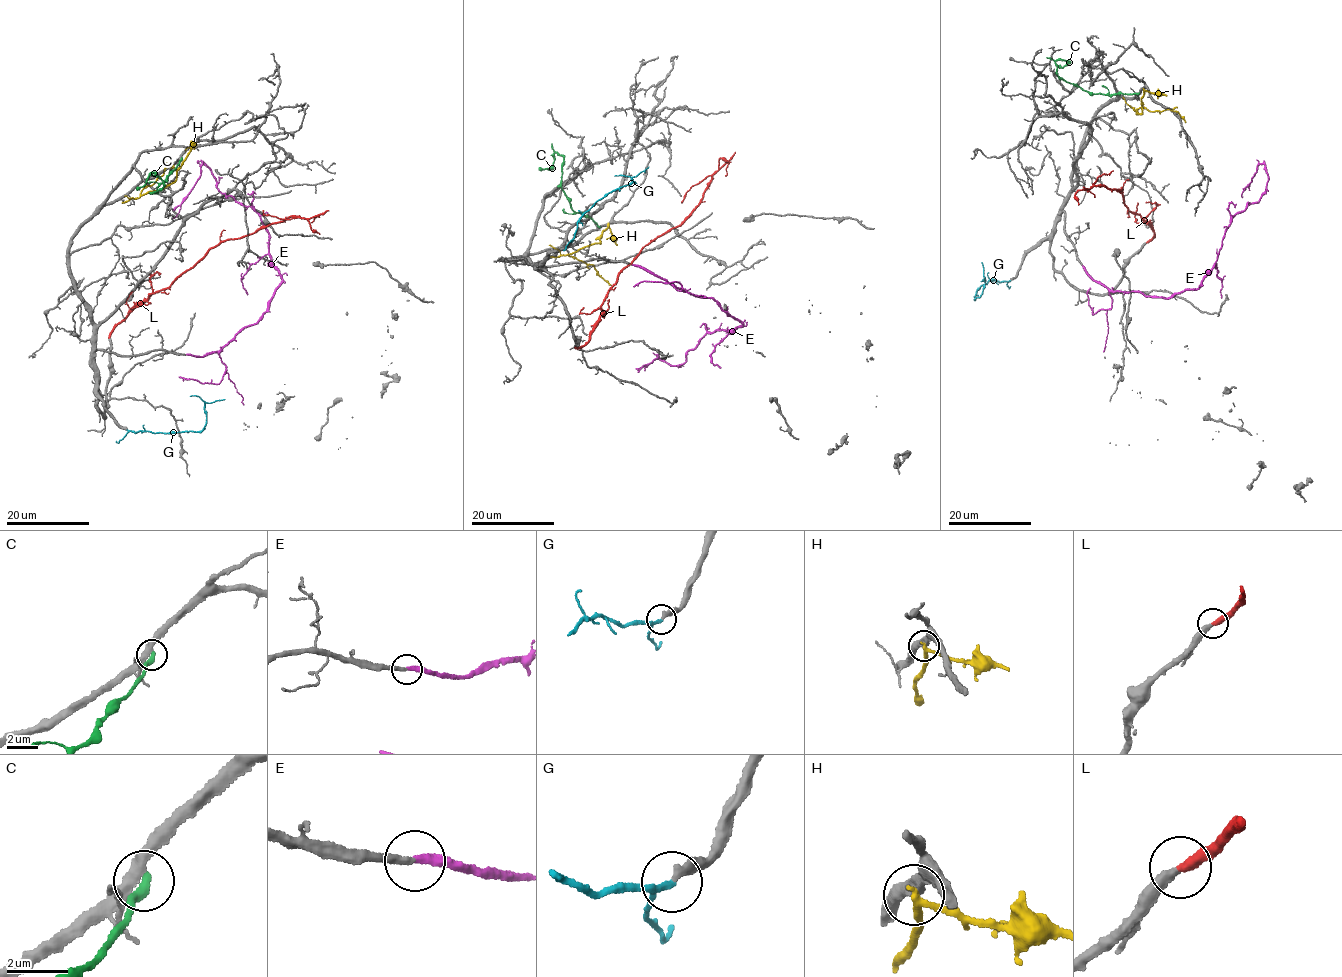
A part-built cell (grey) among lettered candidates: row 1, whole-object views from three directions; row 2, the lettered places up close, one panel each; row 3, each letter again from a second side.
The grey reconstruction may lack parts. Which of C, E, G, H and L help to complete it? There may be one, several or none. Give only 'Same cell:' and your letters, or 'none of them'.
Same cell: E, L

